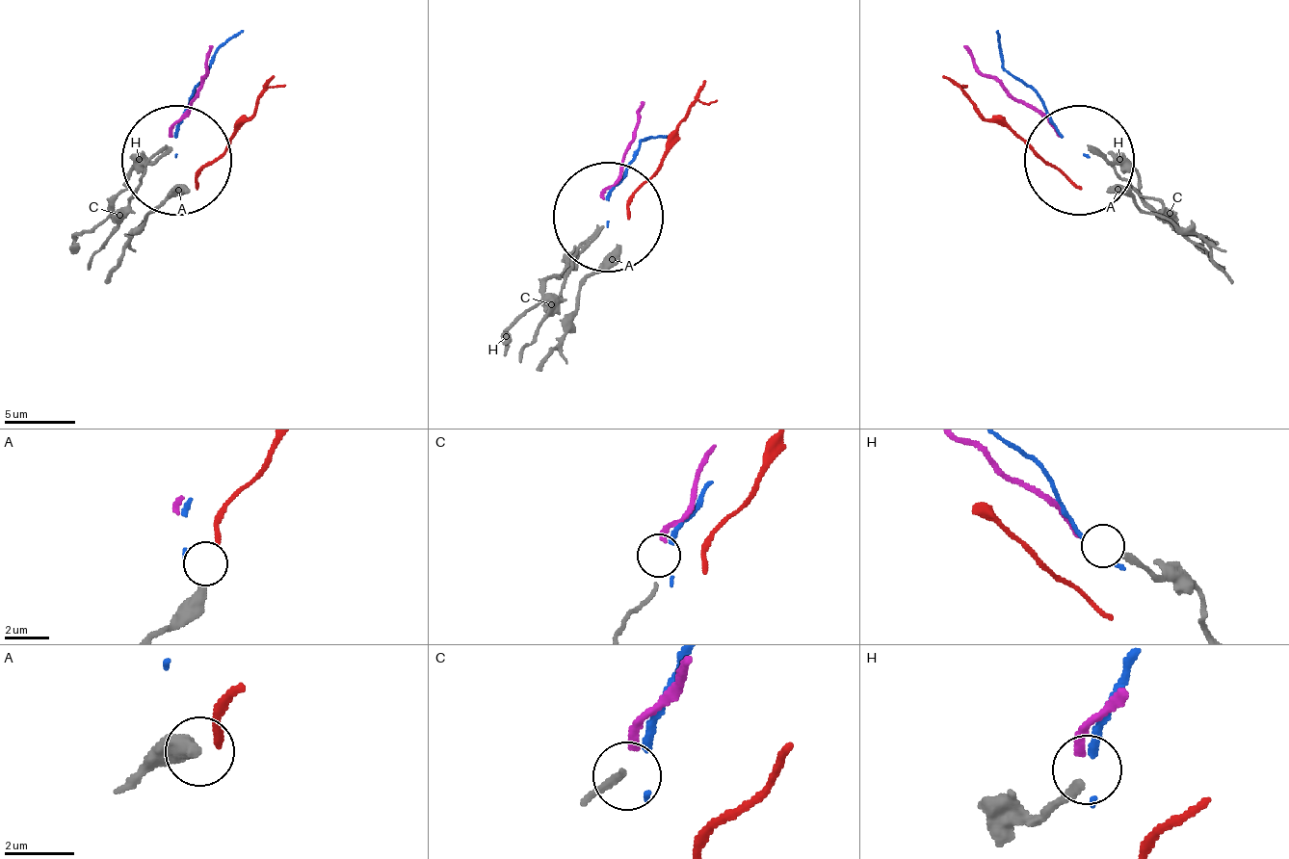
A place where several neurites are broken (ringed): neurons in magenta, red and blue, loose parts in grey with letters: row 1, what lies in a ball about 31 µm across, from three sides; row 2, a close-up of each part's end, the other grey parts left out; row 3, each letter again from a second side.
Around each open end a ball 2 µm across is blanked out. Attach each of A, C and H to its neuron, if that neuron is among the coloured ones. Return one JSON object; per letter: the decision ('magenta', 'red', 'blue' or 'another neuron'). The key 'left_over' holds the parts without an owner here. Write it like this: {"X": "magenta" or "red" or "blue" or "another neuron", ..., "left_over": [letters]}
{"A": "red", "C": "another neuron", "H": "magenta", "left_over": ["C"]}

